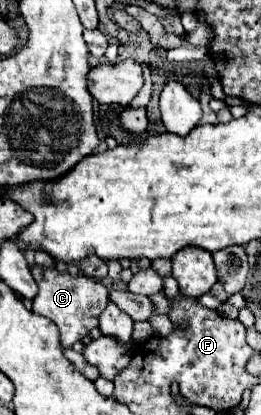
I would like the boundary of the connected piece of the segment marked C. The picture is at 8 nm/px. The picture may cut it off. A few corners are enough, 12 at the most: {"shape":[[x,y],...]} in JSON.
{"shape":[[31,265],[33,313],[71,349],[97,327],[107,289],[85,275]]}

